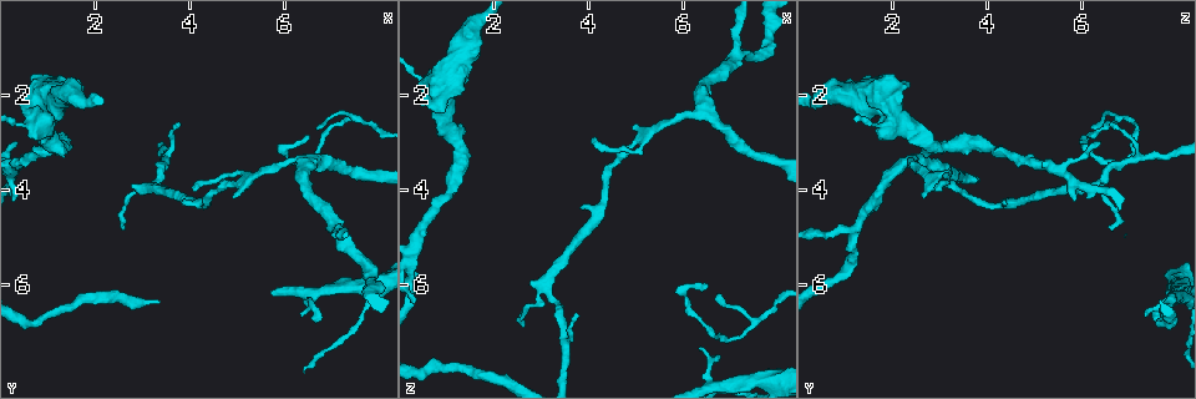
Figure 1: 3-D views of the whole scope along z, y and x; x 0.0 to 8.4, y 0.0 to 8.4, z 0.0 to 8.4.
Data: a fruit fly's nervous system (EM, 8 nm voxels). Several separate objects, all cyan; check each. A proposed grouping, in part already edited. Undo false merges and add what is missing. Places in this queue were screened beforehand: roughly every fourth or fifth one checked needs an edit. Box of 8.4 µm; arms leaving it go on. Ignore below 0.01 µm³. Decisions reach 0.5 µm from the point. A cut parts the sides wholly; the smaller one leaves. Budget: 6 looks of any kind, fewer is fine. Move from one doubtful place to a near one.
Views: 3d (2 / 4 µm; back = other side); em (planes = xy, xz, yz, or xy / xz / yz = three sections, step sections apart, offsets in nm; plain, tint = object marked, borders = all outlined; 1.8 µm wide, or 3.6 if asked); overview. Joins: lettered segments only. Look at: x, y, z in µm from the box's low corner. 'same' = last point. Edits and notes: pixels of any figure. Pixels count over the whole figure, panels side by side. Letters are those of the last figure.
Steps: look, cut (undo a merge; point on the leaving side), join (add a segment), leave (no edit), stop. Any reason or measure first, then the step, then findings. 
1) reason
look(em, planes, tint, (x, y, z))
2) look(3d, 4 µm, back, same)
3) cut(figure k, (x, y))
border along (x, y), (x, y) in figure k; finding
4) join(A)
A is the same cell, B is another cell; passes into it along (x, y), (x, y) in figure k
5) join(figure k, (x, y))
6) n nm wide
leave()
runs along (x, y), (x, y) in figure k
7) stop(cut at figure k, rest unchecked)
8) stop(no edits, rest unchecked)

look(3d, 2 µm, (6.35, 6.65, 7.30))

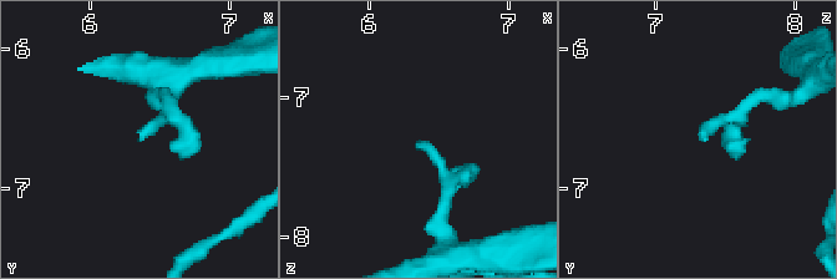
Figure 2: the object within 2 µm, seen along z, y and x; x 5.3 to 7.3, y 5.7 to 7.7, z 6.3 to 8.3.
now the EM
look(em, yz, step 16, borders, (6.34, 6.64, 7.32))

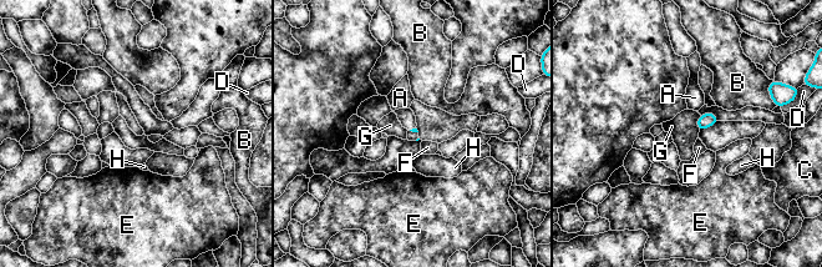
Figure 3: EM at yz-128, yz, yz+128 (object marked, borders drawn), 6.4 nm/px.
another direction
look(em, xy, step 8, borders, same)

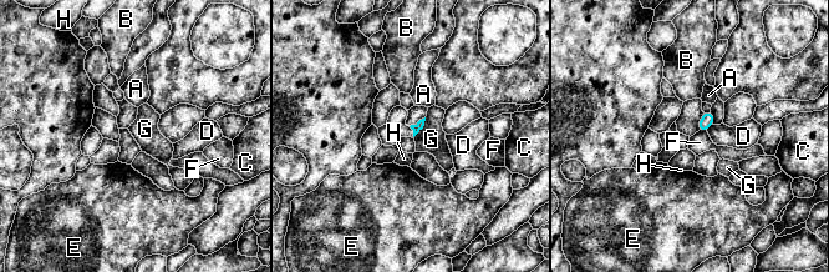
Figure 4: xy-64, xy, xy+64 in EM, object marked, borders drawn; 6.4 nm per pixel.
G touches over 160 nm
leave()
A, B, C, D, E, F, G and H are other cells; border along (426, 117), (423, 127), (413, 137) in figure 4; none of them fits

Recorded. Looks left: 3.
abrupt turn
look(3d, 4 µm, (7.20, 4.85, 1.15))

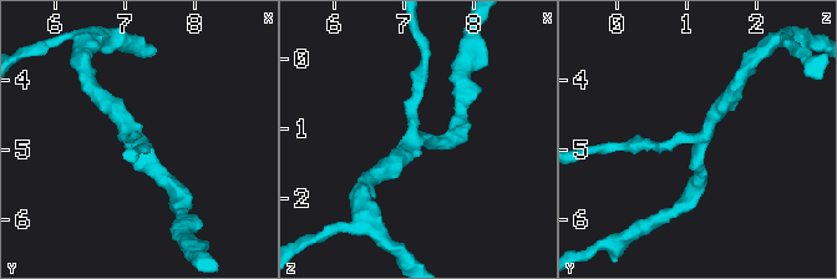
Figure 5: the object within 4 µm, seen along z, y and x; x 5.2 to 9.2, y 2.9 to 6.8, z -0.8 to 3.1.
3 arms; now the EM
look(em, 3.6 µm, xz, step 16, borders, (7.10, 4.90, 1.15))

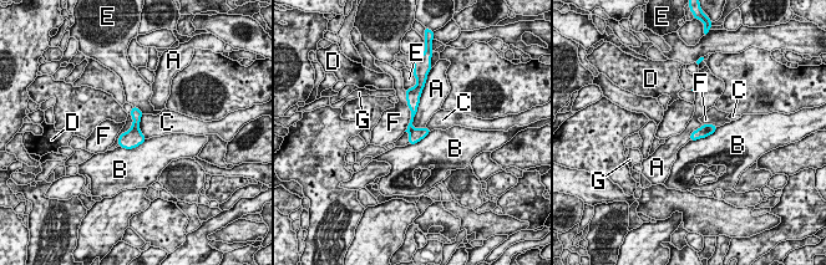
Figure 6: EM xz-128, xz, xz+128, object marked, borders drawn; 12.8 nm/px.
leave()
A, B, C, D, E, F and G are other cells; runs along (411, 95), (411, 141) in figure 6; one cell here

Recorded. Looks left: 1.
tapers out
look(em, planes, borders, (4.15, 3.95, 2.85))

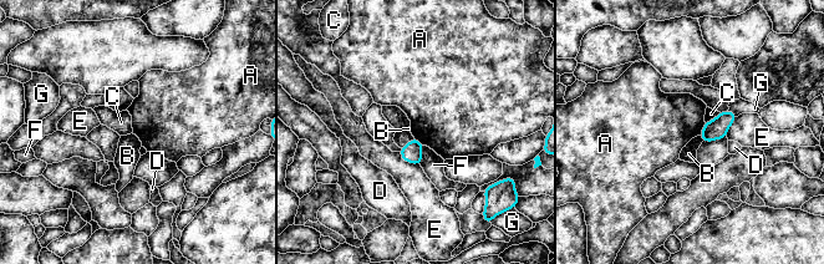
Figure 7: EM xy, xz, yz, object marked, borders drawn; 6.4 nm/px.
leave()
A, B, C, D, E, F and G are other cells; no lettered segment goes on from it

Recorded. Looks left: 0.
stop(no edits, rest unchecked)

